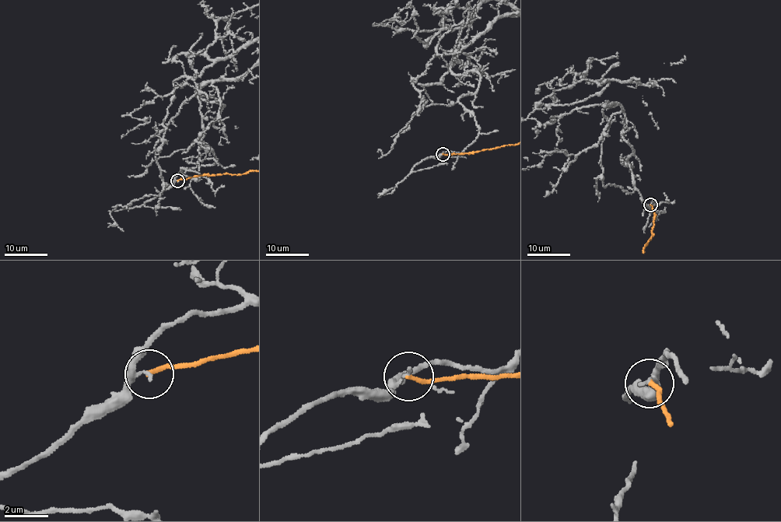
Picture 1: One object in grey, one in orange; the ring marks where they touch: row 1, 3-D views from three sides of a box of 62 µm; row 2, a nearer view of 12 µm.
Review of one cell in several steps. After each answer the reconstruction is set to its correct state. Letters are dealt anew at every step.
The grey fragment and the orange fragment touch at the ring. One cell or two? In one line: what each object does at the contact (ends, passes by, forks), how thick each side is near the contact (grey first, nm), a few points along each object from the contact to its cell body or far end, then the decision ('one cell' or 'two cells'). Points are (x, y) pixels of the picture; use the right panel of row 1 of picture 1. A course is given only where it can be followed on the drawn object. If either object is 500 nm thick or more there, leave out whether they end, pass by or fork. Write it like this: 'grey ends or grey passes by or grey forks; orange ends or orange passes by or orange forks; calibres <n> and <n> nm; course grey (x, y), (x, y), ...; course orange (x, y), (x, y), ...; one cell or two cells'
grey passes by; orange ends; calibres 110 and 190 nm; course orange (650, 204), (655, 220), (651, 232), (653, 236), (645, 245), (642, 252); two cells

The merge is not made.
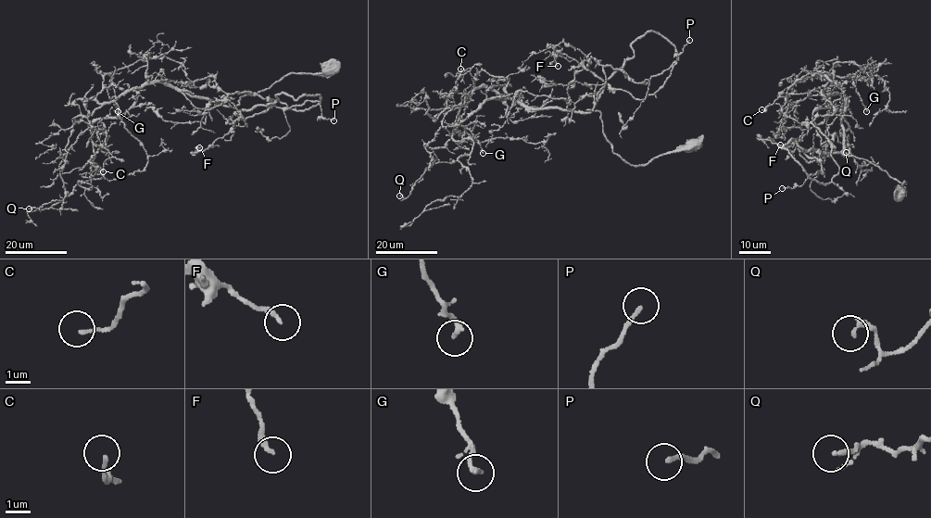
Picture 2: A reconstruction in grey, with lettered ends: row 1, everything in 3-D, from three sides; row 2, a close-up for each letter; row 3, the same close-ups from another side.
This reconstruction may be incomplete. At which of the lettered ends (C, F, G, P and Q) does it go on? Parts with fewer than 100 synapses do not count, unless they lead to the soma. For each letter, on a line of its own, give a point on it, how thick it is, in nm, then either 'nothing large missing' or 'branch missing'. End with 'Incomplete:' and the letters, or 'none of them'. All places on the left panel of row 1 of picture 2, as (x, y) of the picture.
C: at (103, 171); 130 nm thick; nothing large missing
F: at (199, 147); 160 nm thick; nothing large missing
G: at (118, 111); 200 nm thick; nothing large missing
P: at (333, 120); 160 nm thick; nothing large missing
Q: at (29, 208); 200 nm thick; nothing large missing
Incomplete: none of them

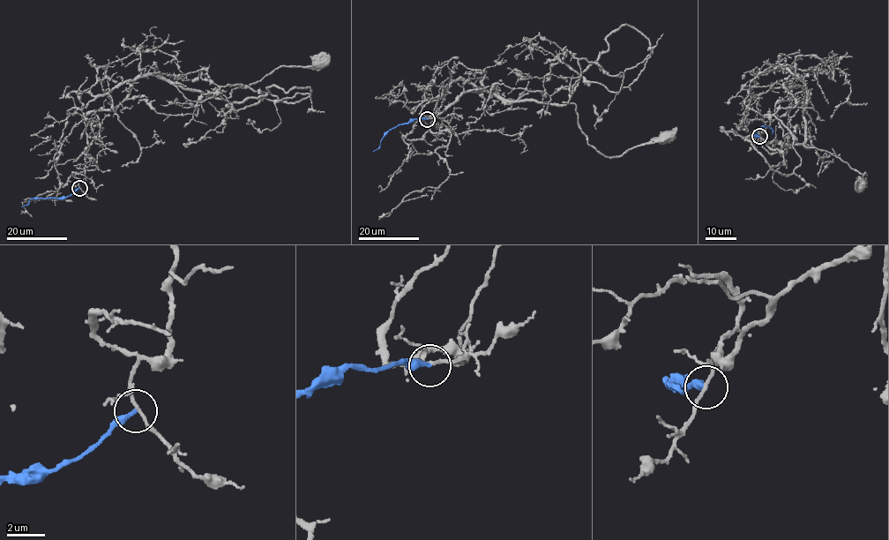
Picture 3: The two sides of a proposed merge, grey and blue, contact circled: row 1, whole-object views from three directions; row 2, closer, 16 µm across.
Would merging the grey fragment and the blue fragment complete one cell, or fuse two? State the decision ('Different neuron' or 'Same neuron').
Different neuron

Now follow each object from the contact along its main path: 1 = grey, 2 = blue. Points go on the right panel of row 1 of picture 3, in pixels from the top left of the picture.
1: (760, 136), (802, 89), (784, 86), (796, 74), (806, 90), (804, 146), (826, 151), (866, 173), (860, 183)
2: (760, 136), (755, 137), (754, 134), (760, 126), (773, 129), (773, 132)

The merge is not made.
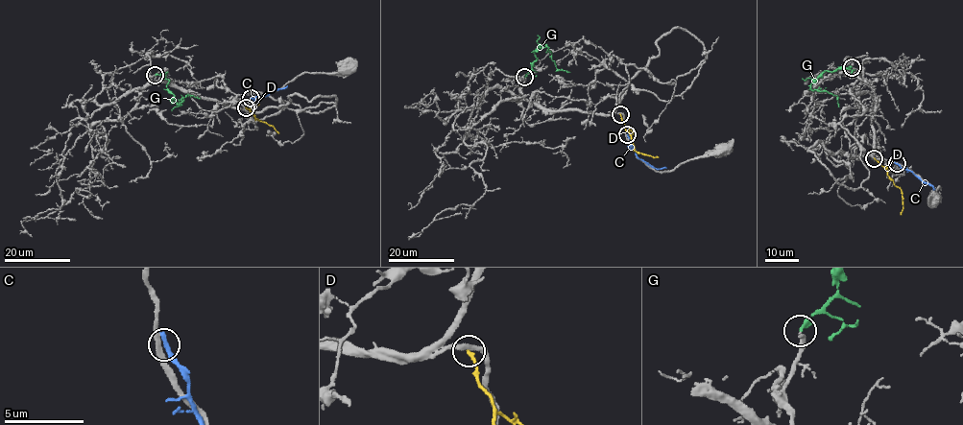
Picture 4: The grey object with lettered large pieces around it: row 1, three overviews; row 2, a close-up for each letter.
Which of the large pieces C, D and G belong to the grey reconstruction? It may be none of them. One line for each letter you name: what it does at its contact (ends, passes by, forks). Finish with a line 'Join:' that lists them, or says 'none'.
G: it ends
Join: G

